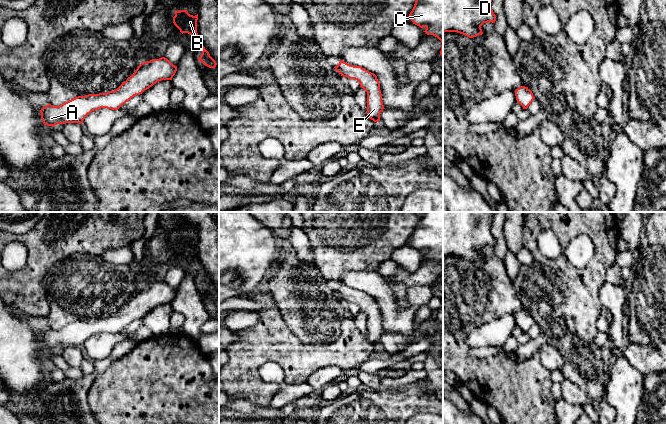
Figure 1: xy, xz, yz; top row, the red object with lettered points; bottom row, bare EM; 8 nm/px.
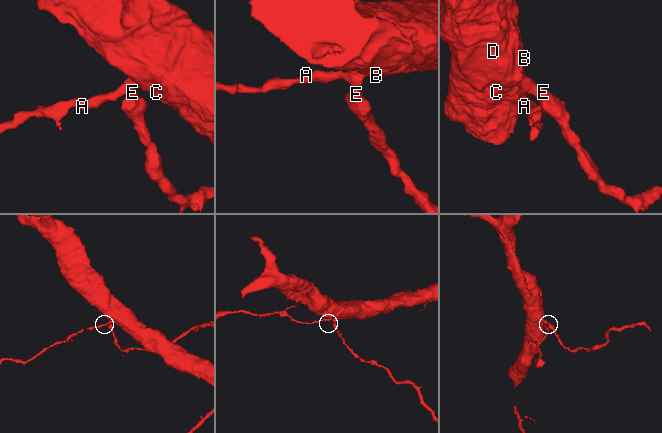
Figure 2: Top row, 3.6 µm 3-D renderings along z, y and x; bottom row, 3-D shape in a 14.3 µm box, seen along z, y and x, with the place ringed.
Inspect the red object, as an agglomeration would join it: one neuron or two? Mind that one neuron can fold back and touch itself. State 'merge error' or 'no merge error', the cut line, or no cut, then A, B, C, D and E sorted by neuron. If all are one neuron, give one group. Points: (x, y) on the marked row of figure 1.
no merge error; no cut; A B C D E

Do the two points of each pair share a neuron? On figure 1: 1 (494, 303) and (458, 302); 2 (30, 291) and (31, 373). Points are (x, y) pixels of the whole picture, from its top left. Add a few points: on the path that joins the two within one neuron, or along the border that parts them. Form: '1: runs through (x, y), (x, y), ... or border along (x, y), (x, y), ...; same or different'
1: runs through (485, 302), (467, 302); same
2: border along (10, 306), (27, 317); different

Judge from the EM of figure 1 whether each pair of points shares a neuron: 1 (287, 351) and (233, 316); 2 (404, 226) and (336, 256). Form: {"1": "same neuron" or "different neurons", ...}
{"1": "different neurons", "2": "same neuron"}

